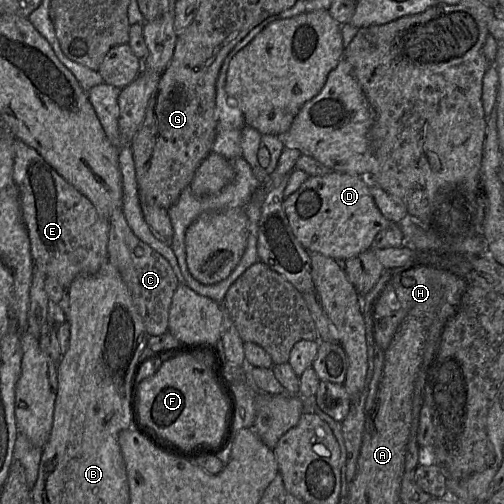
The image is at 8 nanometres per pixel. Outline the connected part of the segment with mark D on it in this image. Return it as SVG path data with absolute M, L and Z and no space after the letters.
M332 172L325 176L311 176L302 186L283 202L283 208L291 229L309 253L320 253L344 264L347 260L373 248L377 234L393 222L387 220L378 209L370 192L370 181L366 177Z

